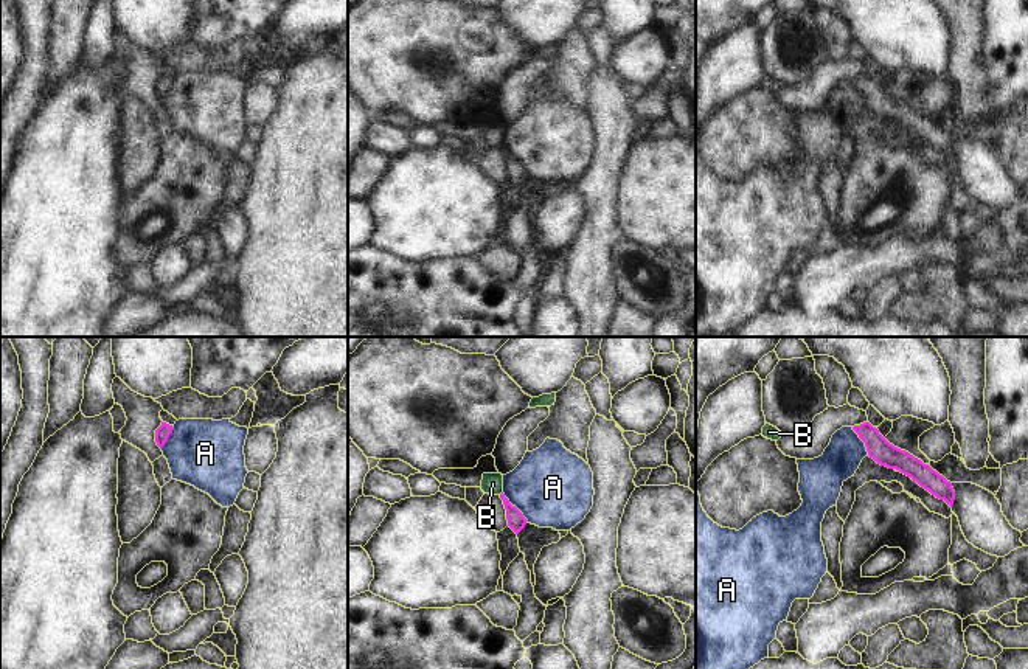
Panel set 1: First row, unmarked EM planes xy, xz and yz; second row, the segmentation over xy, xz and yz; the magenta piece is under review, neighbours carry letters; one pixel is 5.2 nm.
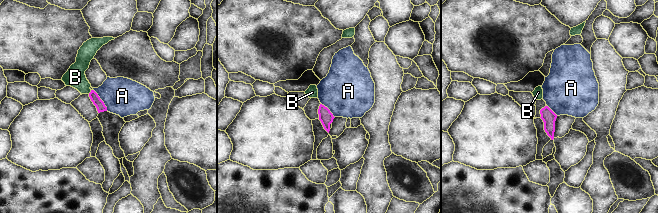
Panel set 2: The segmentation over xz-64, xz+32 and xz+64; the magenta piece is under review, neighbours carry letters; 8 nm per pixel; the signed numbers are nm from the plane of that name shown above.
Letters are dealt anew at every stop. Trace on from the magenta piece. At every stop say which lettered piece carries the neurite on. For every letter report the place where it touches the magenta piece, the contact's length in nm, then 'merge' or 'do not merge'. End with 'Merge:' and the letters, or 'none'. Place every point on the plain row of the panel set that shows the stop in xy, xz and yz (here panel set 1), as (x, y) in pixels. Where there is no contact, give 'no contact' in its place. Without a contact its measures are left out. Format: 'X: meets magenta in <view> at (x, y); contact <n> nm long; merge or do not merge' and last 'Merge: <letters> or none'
A: meets magenta in xz at (514, 159); contact 200 nm long; do not merge
B: no contact; do not merge
Merge: none

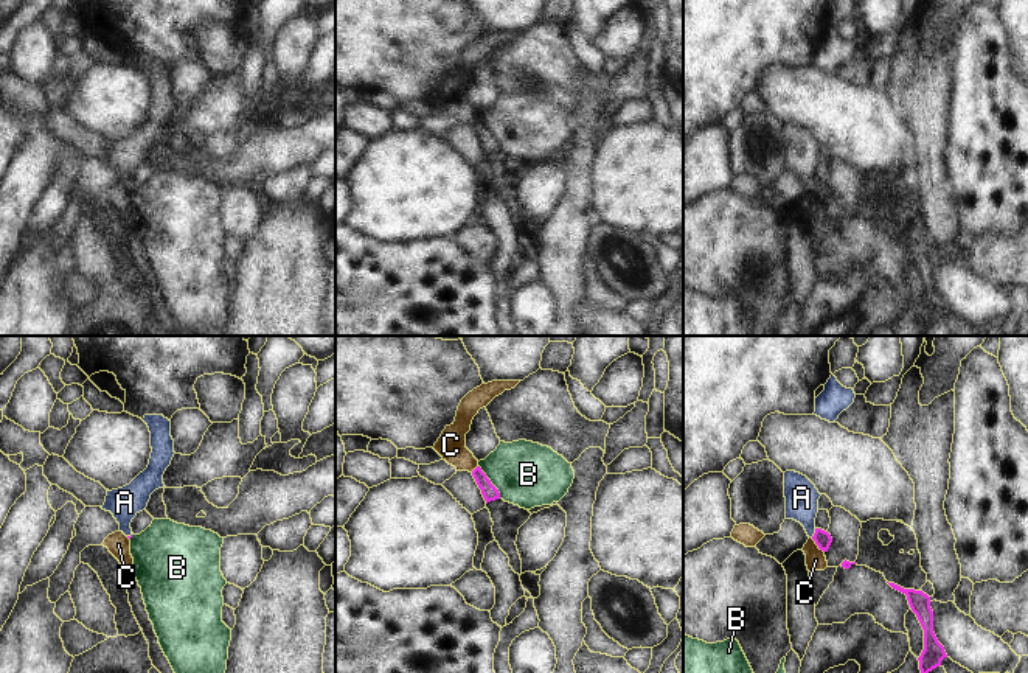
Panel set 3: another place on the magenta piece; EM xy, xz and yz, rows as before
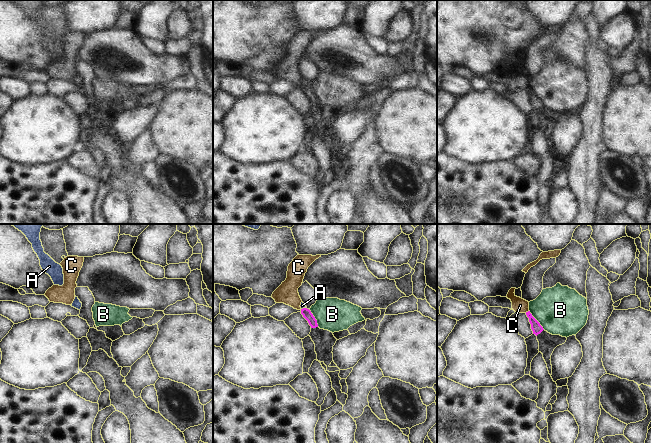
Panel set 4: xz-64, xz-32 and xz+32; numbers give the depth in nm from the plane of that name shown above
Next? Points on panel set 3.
A: meets magenta in yz at (814, 185); contact 50 nm long; merge
B: meets magenta in xz at (489, 134); contact 200 nm long; do not merge
C: meets magenta in yz at (817, 196); contact 100 nm long; do not merge
Merge: A

